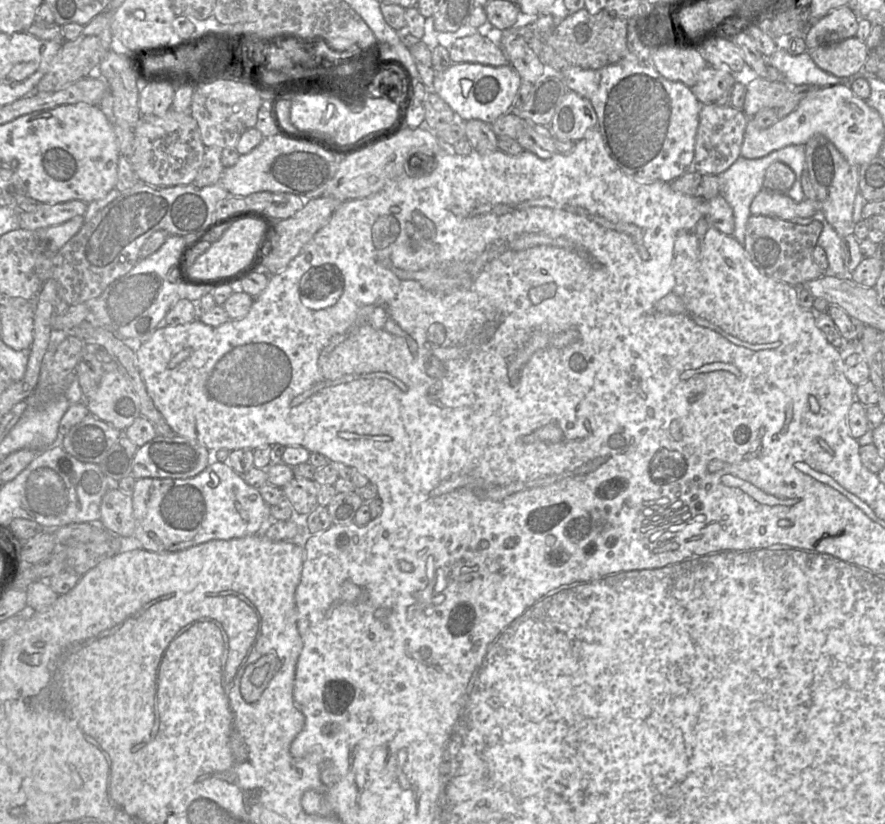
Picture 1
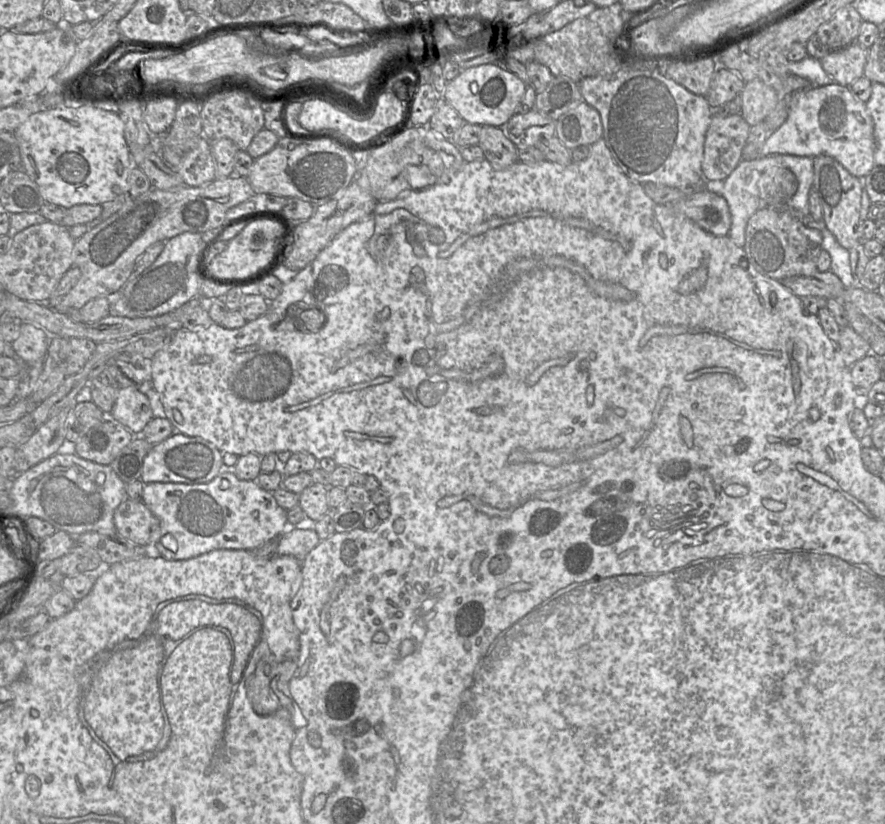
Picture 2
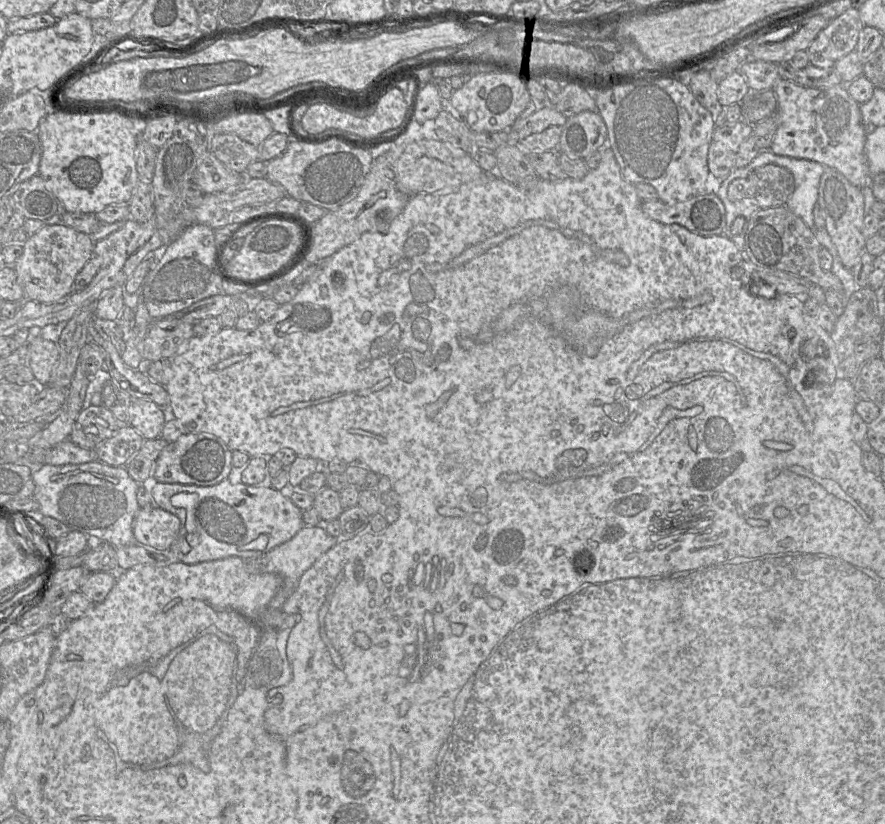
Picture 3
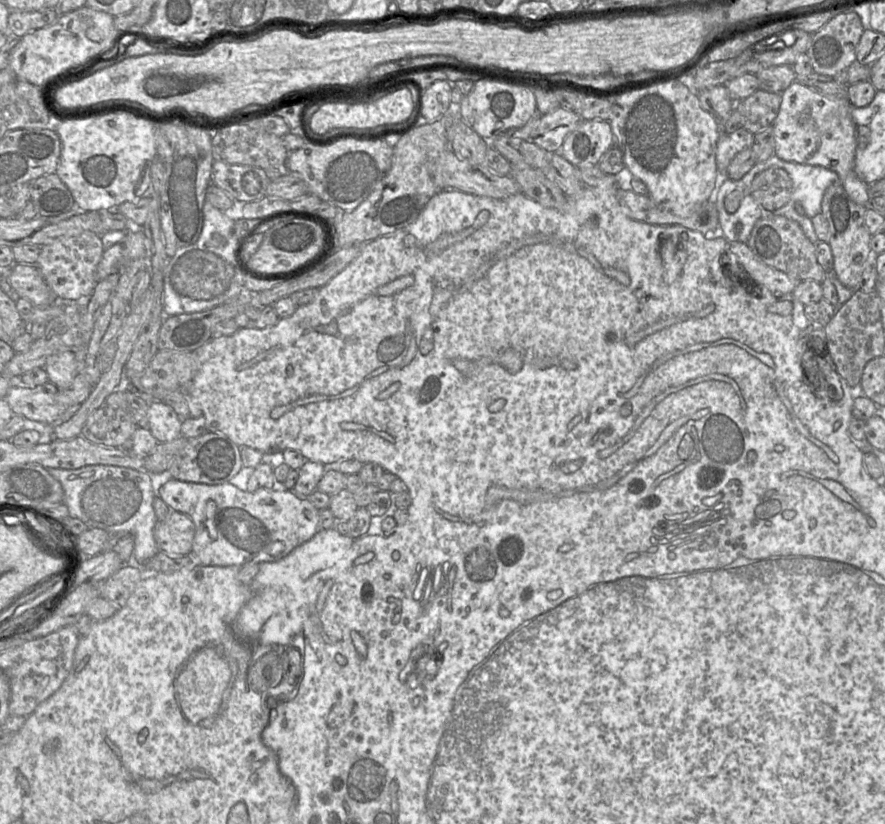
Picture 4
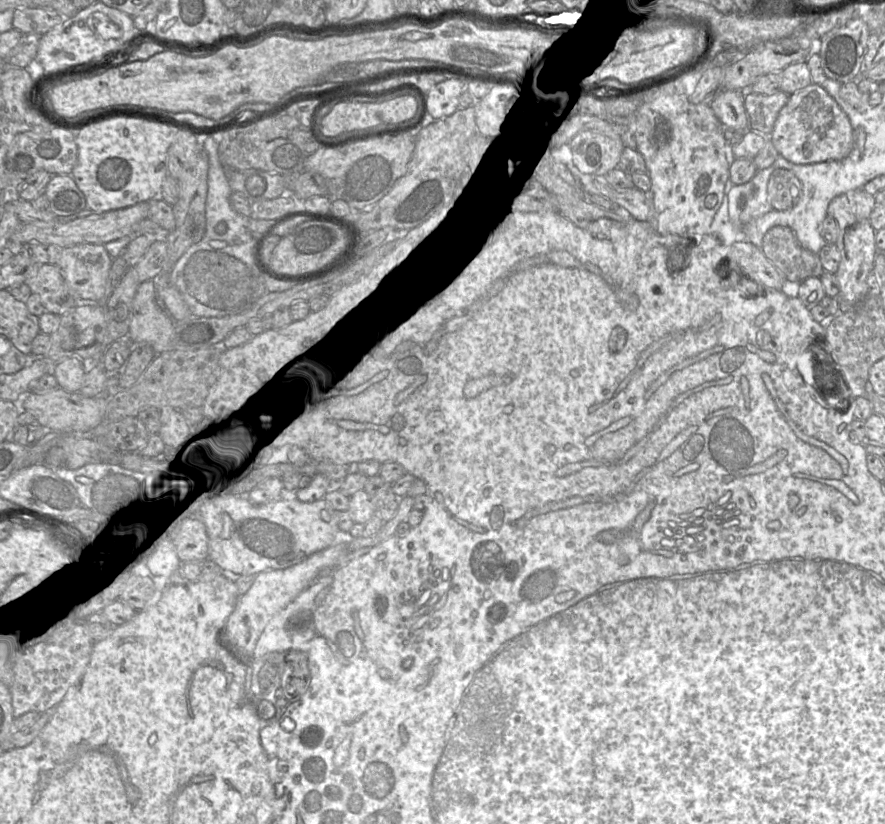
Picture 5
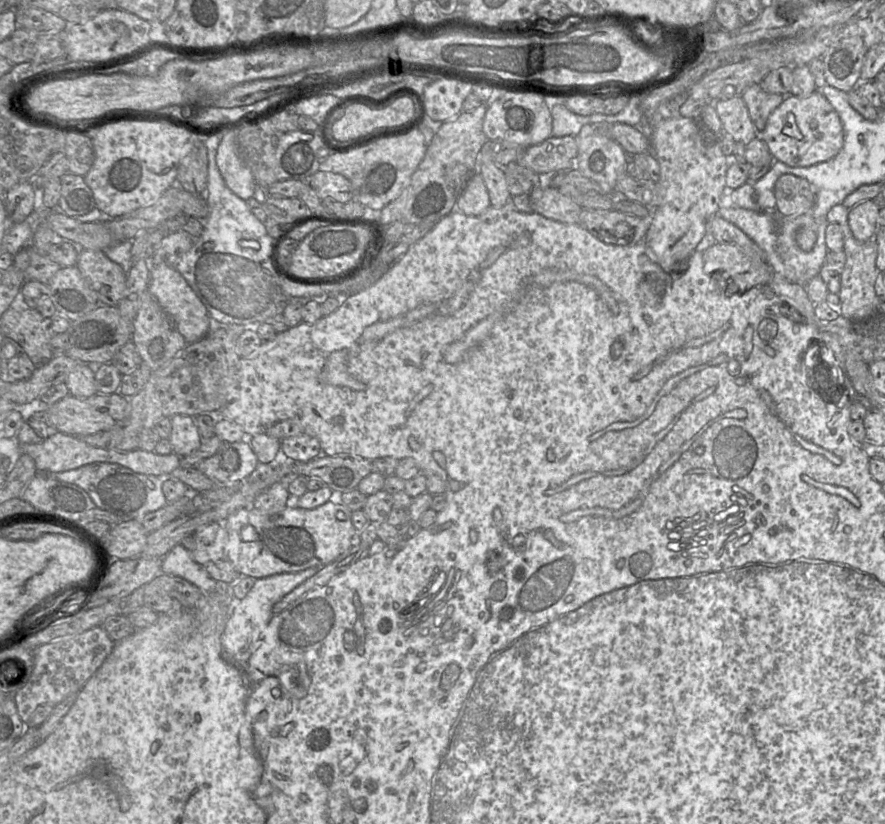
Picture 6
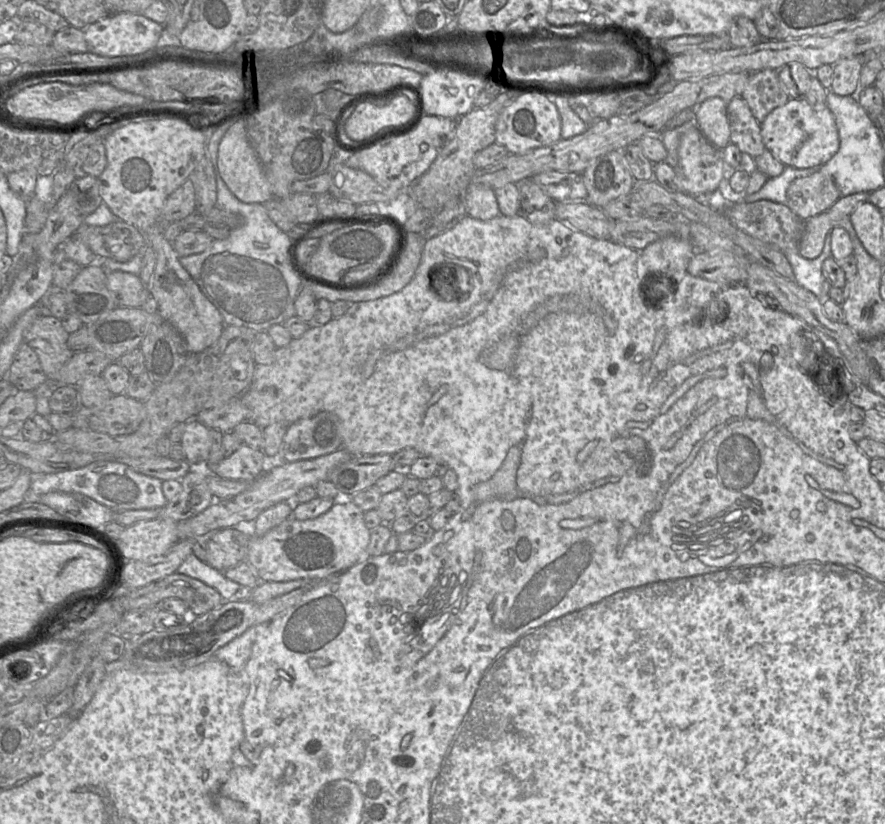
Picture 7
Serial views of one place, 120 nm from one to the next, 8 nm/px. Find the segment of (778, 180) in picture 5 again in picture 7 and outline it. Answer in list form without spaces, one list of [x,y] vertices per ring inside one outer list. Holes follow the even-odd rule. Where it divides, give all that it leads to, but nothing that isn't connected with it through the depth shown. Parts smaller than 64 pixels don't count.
[[[820,170],[796,178],[786,192],[786,205],[802,220],[828,211],[841,197],[834,179]]]

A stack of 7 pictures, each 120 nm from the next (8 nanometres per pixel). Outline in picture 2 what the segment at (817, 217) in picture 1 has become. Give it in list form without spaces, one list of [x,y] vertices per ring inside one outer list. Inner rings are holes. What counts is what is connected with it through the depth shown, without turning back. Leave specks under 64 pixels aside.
[[[807,217],[805,218],[804,225],[821,232],[822,249],[827,251],[831,257],[830,271],[841,280],[846,288],[856,286],[856,280],[851,272],[849,251],[837,242],[834,235],[827,229],[824,221],[814,221],[810,217]]]

